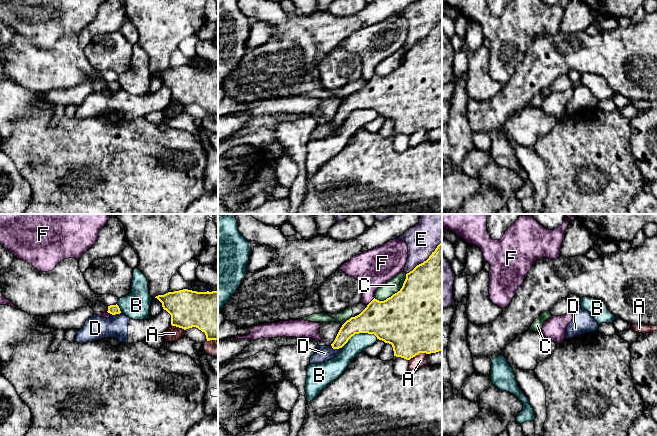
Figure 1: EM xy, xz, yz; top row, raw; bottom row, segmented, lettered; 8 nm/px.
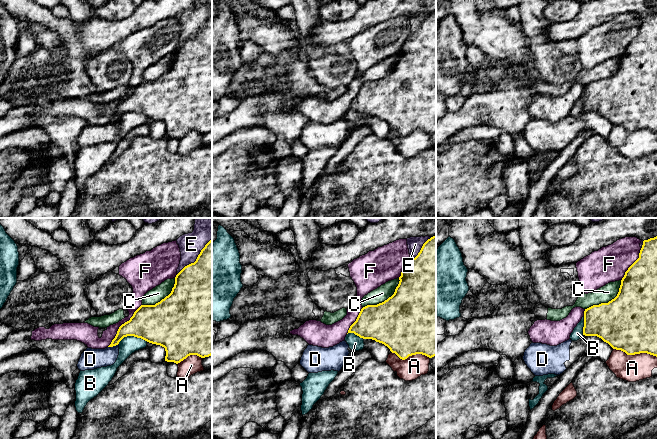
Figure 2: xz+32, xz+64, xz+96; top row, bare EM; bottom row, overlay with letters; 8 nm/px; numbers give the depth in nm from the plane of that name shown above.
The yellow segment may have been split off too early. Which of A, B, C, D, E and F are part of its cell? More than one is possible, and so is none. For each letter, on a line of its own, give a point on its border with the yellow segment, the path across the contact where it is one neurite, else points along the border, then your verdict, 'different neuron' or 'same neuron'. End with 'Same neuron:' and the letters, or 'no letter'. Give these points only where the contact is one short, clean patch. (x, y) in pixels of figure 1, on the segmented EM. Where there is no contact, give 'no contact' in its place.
A: xz (418, 353) | different neuron
B: xz (359, 332) | different neuron
C: xz (395, 293) | different neuron
D: xz (336, 348) | along xz (330, 345), (333, 348), (341, 348) | different neuron
E: xz (426, 260) | different neuron
F: xz (371, 301) | different neuron
Same neuron: no letter

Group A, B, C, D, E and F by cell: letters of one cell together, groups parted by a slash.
A / B / C / D / E / F

